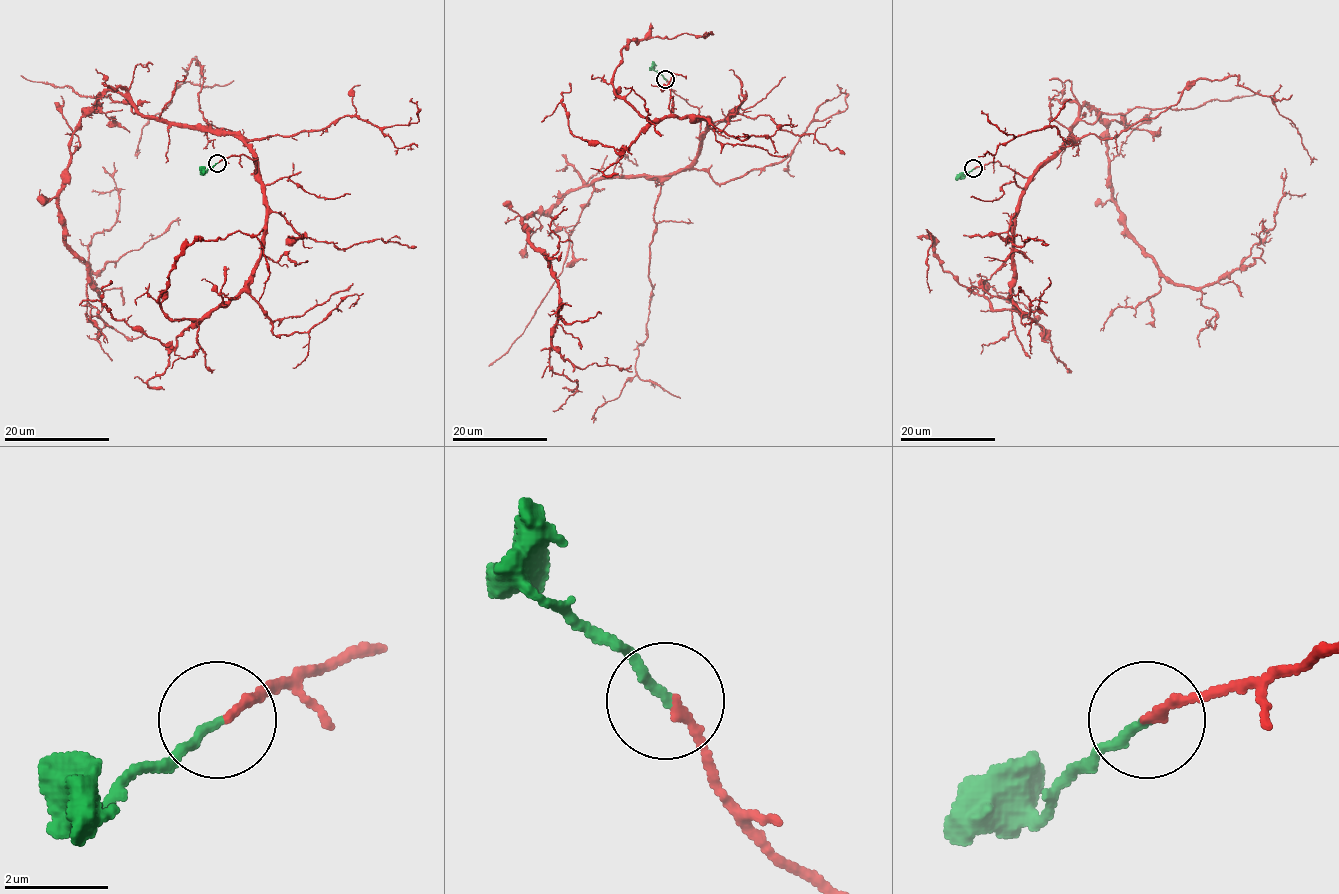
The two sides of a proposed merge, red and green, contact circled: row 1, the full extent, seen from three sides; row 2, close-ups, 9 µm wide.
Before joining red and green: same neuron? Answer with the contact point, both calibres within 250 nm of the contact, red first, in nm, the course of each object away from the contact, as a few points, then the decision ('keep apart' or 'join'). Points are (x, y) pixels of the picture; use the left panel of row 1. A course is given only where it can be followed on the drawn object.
(217, 163) | 180/180 nm | red via (217, 163), (255, 172), (108, 90), (83, 117), (60, 222), (99, 295), (120, 196), (92, 189) | green via (217, 163), (204, 171) | join

